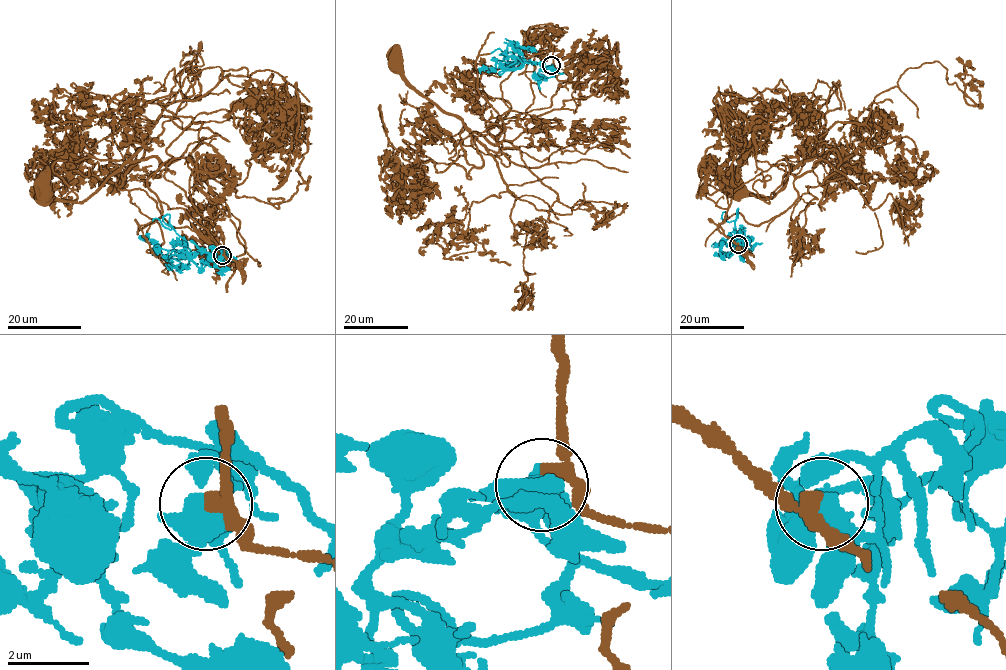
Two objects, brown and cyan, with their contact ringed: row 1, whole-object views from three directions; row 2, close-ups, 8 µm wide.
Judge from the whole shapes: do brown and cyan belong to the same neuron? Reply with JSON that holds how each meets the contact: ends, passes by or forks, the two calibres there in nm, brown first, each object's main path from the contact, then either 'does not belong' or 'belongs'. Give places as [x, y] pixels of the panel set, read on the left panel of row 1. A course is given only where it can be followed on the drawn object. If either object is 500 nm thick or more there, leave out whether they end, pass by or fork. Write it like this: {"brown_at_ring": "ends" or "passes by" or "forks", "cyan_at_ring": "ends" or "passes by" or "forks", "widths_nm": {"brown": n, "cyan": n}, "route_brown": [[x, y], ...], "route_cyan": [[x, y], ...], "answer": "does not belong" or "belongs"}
{"brown_at_ring": "passes by", "cyan_at_ring": "passes by", "widths_nm": {"brown": 320, "cyan": 480}, "route_brown": [[222, 255], [221, 233], [164, 177], [174, 159], [147, 178], [157, 159], [128, 160], [77, 203], [45, 190]], "route_cyan": [[222, 255], [224, 248], [207, 253], [189, 240], [168, 251], [173, 267], [181, 270], [190, 264]], "answer": "belongs"}

